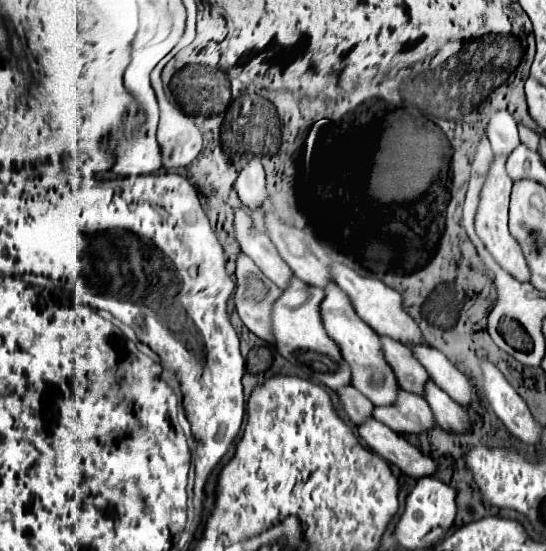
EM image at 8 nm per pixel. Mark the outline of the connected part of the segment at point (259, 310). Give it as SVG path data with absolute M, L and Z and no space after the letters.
M243 253L237 255L235 275L237 275L237 289L233 301L241 321L245 321L251 333L271 343L273 339L269 331L269 315L273 301L281 295L281 289L273 285L273 281L267 281L267 277L261 275L259 267L251 261L251 257Z

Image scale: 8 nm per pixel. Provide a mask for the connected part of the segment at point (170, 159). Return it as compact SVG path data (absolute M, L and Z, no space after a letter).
M167 55L151 71L151 85L157 95L159 111L161 111L157 141L163 151L163 163L165 163L165 169L177 169L193 163L193 159L199 155L203 147L203 137L193 117L187 117L183 111L175 109L175 105L171 105L163 93L161 69L169 59L173 59L173 55Z

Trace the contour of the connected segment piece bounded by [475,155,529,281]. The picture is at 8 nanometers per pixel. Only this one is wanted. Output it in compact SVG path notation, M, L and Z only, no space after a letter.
M493 157L487 181L481 189L479 195L479 205L477 205L477 213L475 213L475 231L479 235L479 239L483 241L483 245L487 247L487 251L493 255L493 259L517 281L527 281L529 279L529 269L525 263L525 257L521 253L521 247L517 245L517 241L511 237L509 229L507 229L507 211L509 211L509 195L511 195L511 185L513 181L507 177L507 169L505 169L507 157Z

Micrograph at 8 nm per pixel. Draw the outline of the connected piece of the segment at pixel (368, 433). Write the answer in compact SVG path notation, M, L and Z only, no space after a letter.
M367 417L361 425L357 425L357 433L377 455L397 465L405 475L419 479L423 475L435 473L437 463L431 461L431 457L425 457L423 453L419 453L419 449L409 445L387 425Z

